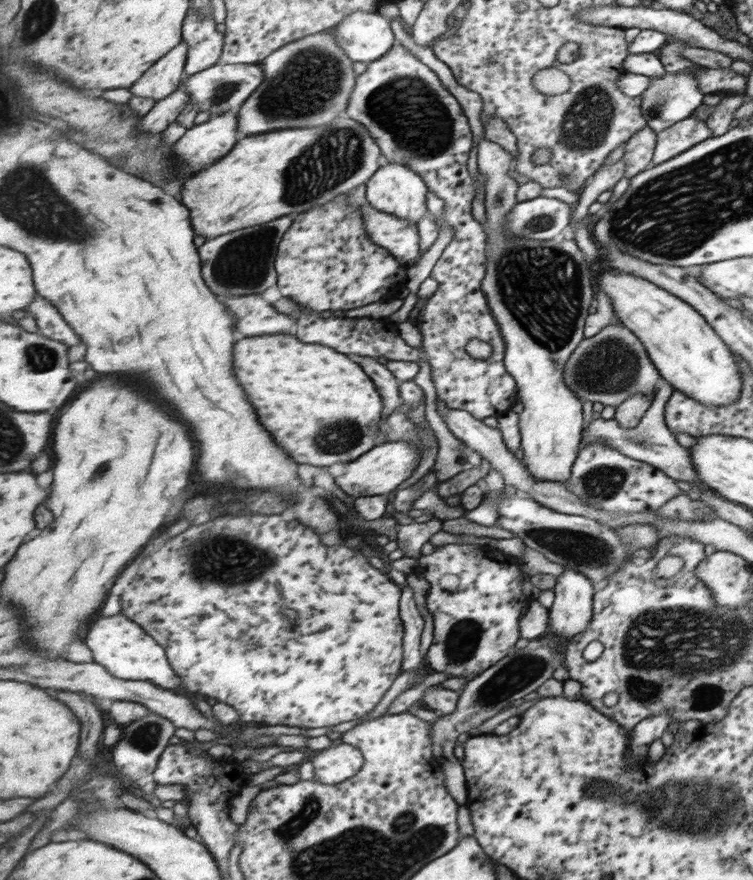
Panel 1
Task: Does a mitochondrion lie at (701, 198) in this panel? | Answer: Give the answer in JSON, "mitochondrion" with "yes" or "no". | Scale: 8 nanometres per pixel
{"mitochondrion":"yes"}

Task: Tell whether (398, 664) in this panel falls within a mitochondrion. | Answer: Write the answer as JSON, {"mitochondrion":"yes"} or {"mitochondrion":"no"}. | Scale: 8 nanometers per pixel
{"mitochondrion":"no"}

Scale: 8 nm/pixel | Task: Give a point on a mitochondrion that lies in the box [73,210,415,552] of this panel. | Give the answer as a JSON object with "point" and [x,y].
{"point":[244,262]}

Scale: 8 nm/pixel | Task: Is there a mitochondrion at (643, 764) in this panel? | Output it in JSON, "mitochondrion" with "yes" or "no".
{"mitochondrion":"no"}

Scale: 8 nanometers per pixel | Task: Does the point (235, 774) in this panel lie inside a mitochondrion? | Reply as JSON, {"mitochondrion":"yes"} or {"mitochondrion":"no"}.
{"mitochondrion":"no"}

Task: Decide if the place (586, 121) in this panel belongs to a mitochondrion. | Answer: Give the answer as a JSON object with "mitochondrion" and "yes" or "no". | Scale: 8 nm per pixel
{"mitochondrion":"yes"}

